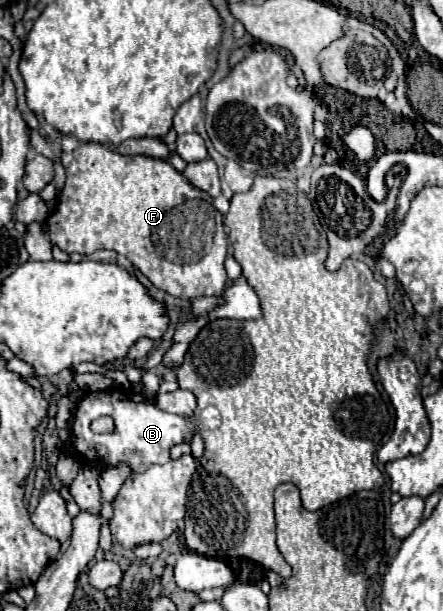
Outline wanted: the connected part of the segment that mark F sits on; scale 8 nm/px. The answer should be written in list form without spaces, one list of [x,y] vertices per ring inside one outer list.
[[[85,144],[85,146],[79,146],[77,150],[73,152],[63,152],[61,154],[61,162],[63,162],[63,168],[65,168],[65,174],[67,174],[67,182],[65,182],[65,188],[61,192],[61,202],[57,202],[57,208],[53,214],[49,214],[47,218],[47,230],[51,234],[51,242],[57,244],[63,252],[71,254],[71,252],[77,252],[77,254],[91,254],[95,250],[115,250],[117,254],[125,256],[141,274],[145,274],[157,288],[169,292],[171,296],[177,296],[181,300],[193,300],[193,298],[201,298],[201,296],[219,296],[225,288],[225,282],[227,282],[227,272],[225,272],[225,256],[227,256],[227,242],[223,242],[223,248],[221,248],[221,254],[215,254],[219,252],[215,246],[213,246],[213,240],[215,240],[215,228],[217,228],[217,210],[213,206],[213,198],[195,188],[181,172],[177,172],[169,160],[161,160],[161,158],[151,158],[151,156],[121,156],[117,152],[113,152],[111,148],[103,146],[103,144]]]

